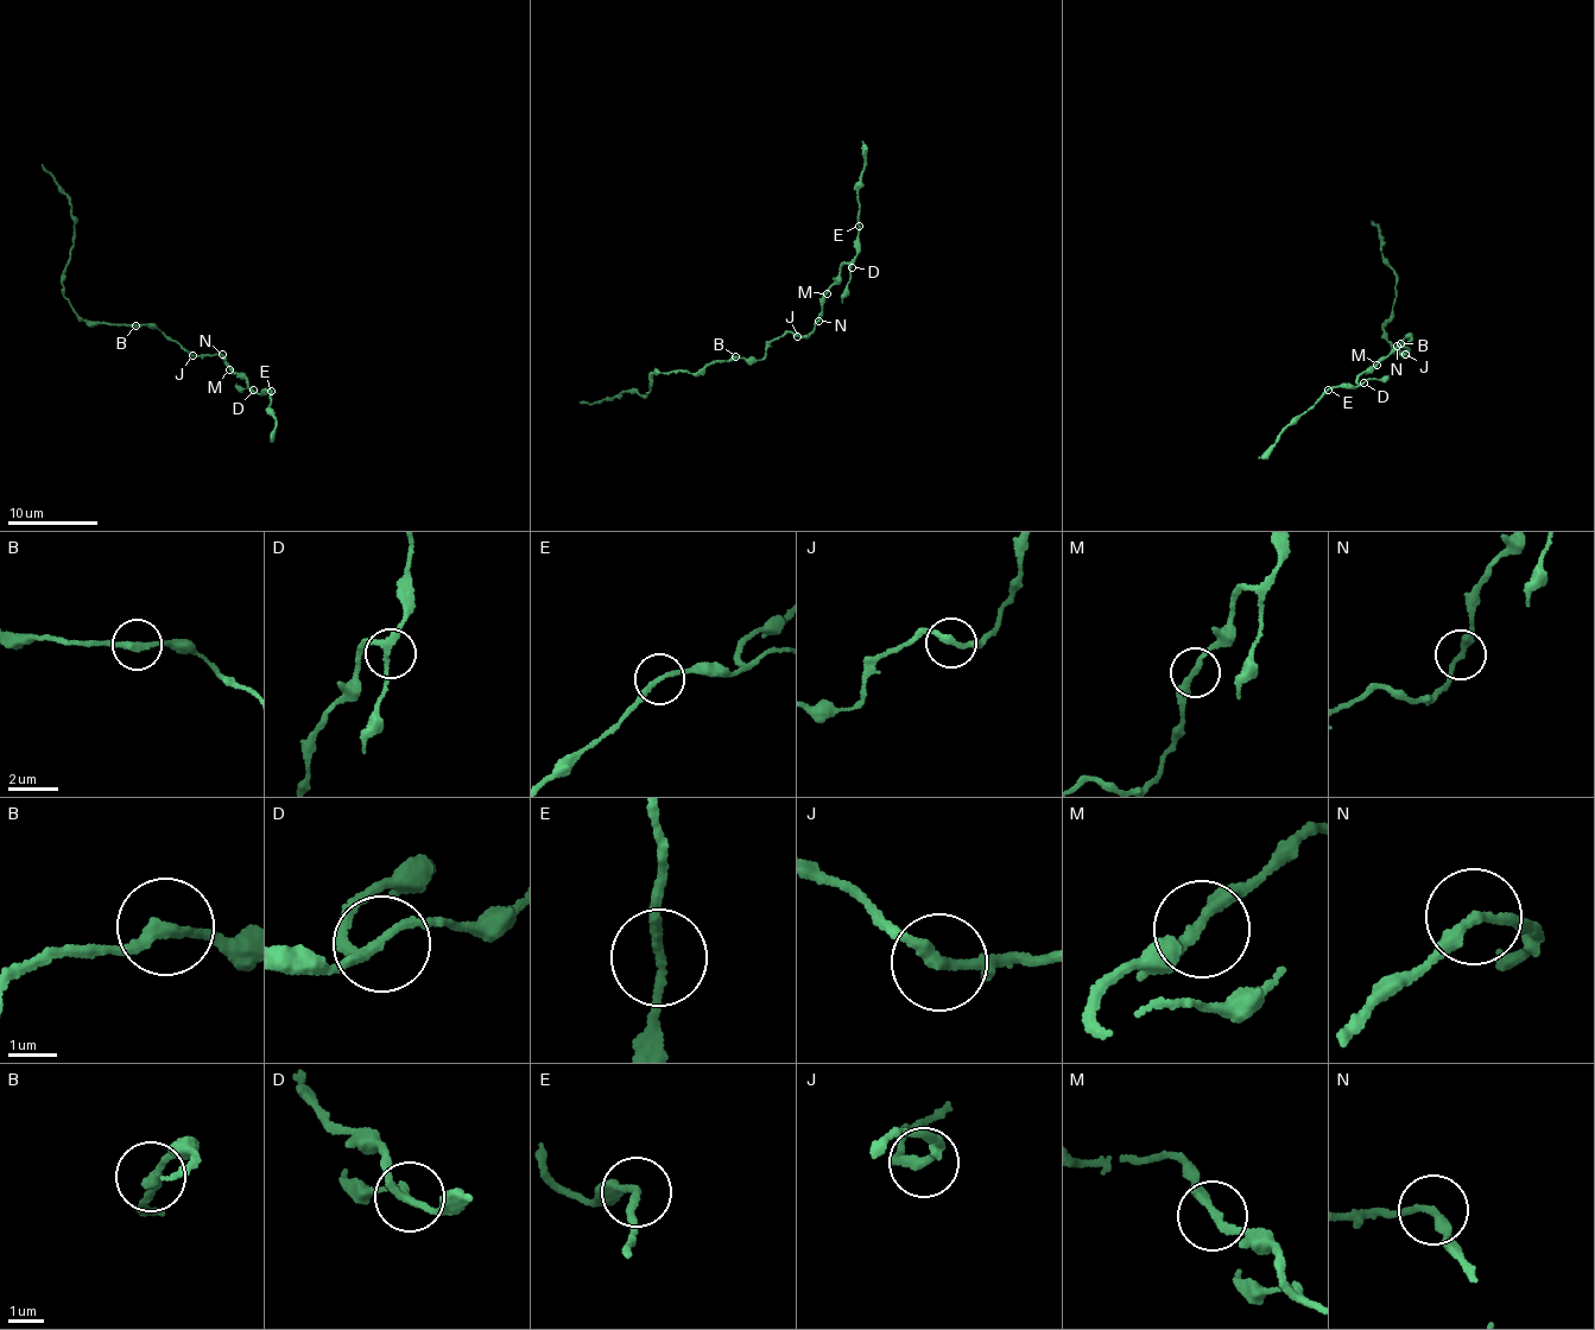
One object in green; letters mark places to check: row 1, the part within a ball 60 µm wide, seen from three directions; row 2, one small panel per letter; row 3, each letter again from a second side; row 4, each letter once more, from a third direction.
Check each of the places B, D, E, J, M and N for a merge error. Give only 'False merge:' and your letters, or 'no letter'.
False merge: no letter

